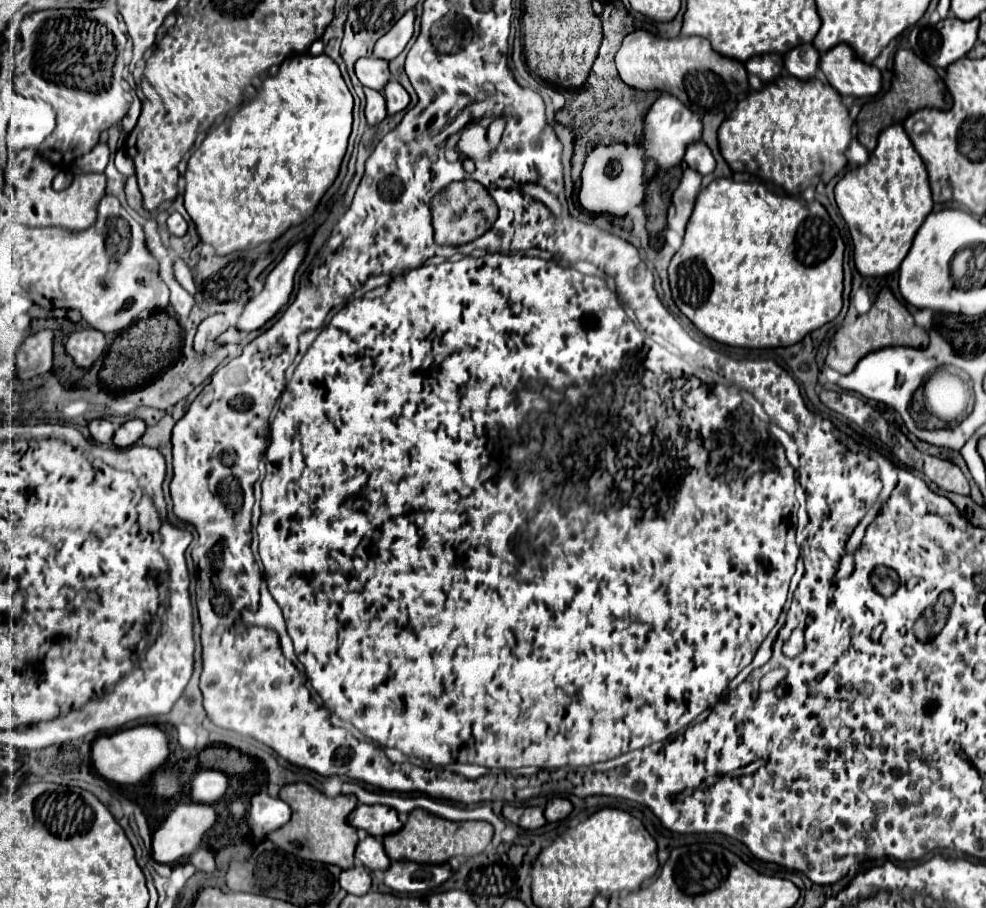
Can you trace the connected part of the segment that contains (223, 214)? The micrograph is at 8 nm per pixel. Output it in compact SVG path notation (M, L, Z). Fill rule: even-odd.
M309 53L287 57L287 61L281 63L277 75L265 79L261 89L257 91L257 95L249 103L245 103L231 117L231 121L225 121L219 127L215 127L213 131L209 131L209 135L205 137L201 147L193 153L193 157L187 163L187 173L185 173L185 179L187 179L187 185L185 185L185 209L191 215L191 219L195 221L195 227L197 227L197 233L199 233L201 241L209 243L219 255L227 255L227 253L233 253L233 251L239 251L239 249L257 247L263 241L275 241L289 227L295 227L295 225L303 223L307 217L311 217L313 211L317 209L321 197L333 185L333 181L335 181L335 177L339 173L339 165L343 161L343 155L345 155L345 149L347 149L347 141L349 141L349 135L351 135L351 121L353 121L351 119L351 111L353 111L353 95L349 93L343 77L341 77L341 71L339 71L337 63L331 57L327 57L325 53L317 55L317 57L313 57Z

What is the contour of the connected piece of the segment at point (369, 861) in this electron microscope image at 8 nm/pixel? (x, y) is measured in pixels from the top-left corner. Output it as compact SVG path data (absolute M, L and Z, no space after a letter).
M371 835L363 837L359 843L357 843L357 849L355 849L355 857L359 863L363 863L367 869L371 871L385 871L387 865L391 865L391 859L387 857L385 849L383 849L383 843Z

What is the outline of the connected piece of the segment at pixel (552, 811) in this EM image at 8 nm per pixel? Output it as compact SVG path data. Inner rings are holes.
M555 797L545 805L545 817L547 821L561 821L571 813L571 803L567 799Z

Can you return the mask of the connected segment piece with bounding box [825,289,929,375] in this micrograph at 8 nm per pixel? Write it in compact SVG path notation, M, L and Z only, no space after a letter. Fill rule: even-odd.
M881 289L873 307L865 315L859 315L855 323L849 323L849 325L843 325L841 329L837 329L837 333L833 335L833 339L829 343L829 353L827 353L825 365L839 371L841 375L847 375L855 369L855 365L861 357L865 357L871 351L881 349L881 347L889 347L889 345L927 347L929 335L925 329L915 325L913 315L895 299L891 289Z

